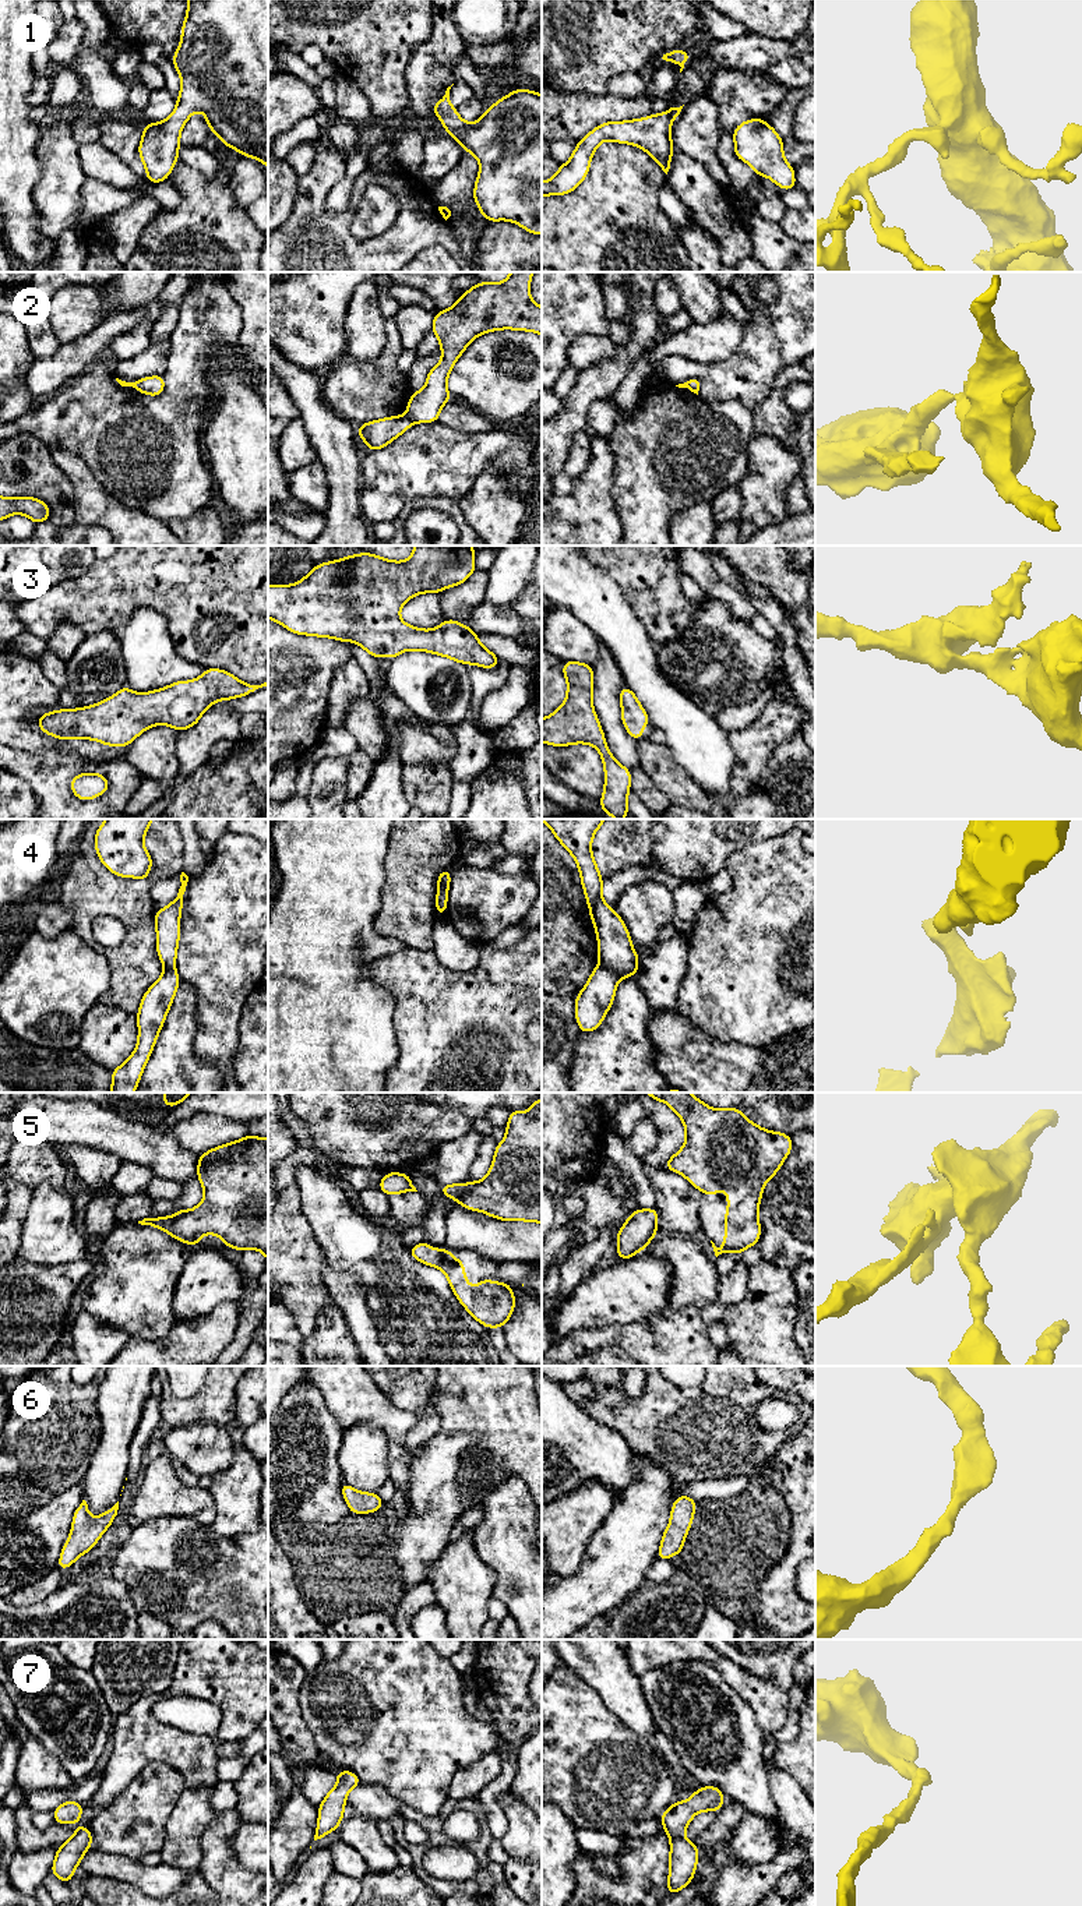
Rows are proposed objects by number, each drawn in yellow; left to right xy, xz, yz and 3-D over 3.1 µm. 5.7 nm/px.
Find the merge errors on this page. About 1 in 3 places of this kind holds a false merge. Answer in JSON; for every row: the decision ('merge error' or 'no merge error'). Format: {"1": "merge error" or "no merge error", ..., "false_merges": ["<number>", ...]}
{"1": "no merge error", "2": "merge error", "3": "no merge error", "4": "merge error", "5": "no merge error", "6": "no merge error", "7": "no merge error", "false_merges": ["2", "4"]}

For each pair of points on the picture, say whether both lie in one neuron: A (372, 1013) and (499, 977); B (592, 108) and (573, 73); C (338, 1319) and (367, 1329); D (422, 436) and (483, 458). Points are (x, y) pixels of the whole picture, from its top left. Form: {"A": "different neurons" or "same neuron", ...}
{"A": "different neurons", "B": "different neurons", "C": "different neurons", "D": "same neuron"}

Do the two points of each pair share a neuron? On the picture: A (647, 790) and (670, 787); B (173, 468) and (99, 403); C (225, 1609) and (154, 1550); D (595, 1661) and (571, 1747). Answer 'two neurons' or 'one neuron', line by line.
A: two neurons
B: one neuron
C: one neuron
D: two neurons

